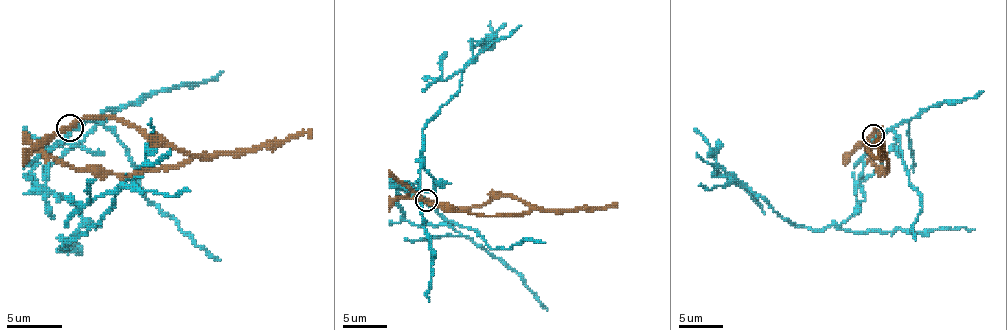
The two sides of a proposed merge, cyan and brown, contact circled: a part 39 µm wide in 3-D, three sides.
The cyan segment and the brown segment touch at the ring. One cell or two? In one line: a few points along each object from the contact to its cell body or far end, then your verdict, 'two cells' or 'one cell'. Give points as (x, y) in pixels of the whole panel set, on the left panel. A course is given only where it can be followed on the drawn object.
cyan runs (70, 127), (45, 154), (45, 185), (76, 207), (81, 221), (68, 246), (131, 182), (153, 141), (151, 118); brown runs (70, 127), (95, 116), (115, 116), (153, 138), (200, 154), (117, 177), (54, 160), (23, 135); two cells

